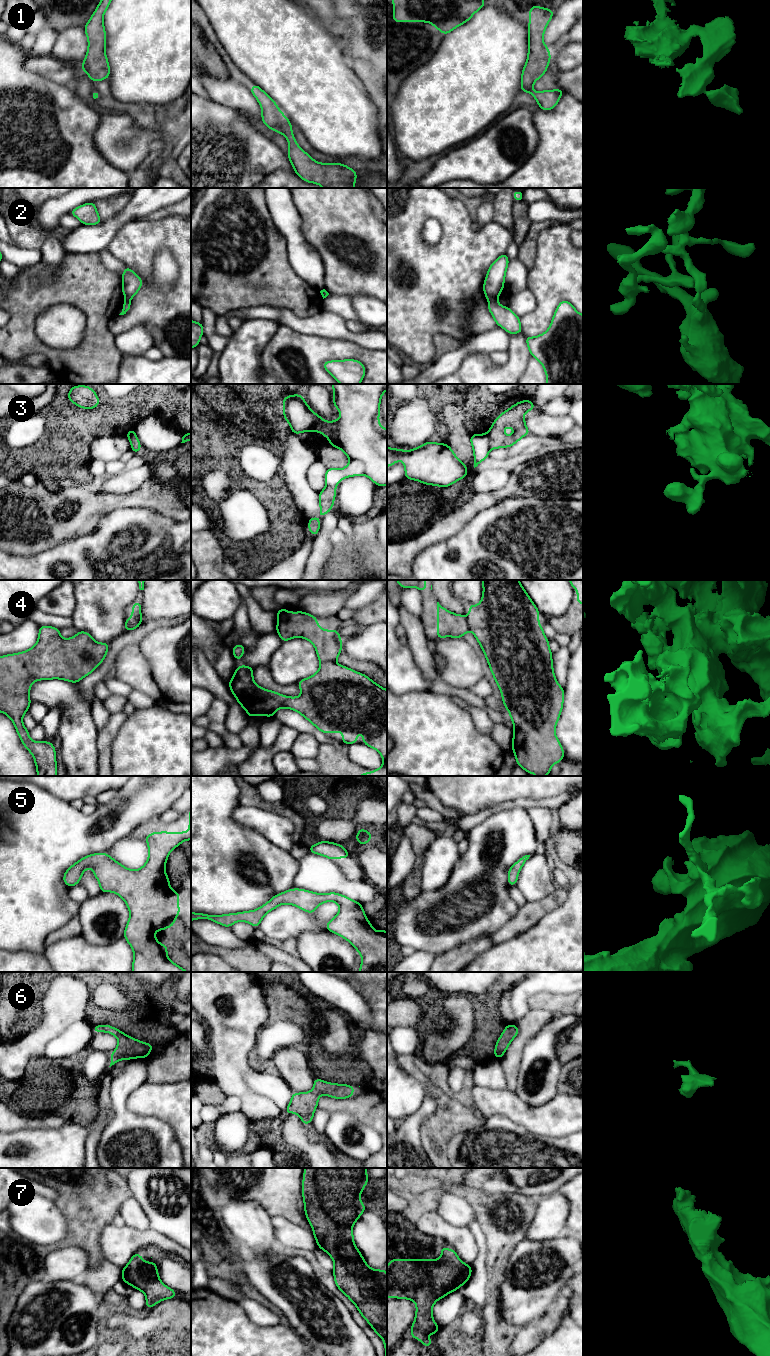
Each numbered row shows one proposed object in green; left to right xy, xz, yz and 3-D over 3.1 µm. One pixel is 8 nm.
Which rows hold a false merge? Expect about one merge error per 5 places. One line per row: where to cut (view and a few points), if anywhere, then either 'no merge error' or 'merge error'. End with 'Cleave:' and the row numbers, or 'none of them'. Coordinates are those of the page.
1: no cut; no merge error
2: cut in yz along (489, 299), (495, 300); merge error
3: cut in yz along (487, 433), (491, 448); merge error
4: no cut; no merge error
5: no cut; no merge error
6: no cut; no merge error
7: no cut; no merge error
Cleave: 2, 3

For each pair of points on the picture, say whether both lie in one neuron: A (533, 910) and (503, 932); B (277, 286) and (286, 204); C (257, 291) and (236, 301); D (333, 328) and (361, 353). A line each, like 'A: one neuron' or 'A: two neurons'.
A: one neuron
B: two neurons
C: one neuron
D: two neurons

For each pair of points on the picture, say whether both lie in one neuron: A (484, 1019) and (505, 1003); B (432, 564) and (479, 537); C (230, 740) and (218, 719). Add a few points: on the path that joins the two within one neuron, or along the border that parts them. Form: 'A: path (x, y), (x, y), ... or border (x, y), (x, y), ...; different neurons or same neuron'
A: border (502, 987), (499, 1011), (508, 1023); different neurons
B: path (444, 564), (452, 564), (467, 549); same neuron
C: path (227, 735), (218, 724); same neuron

